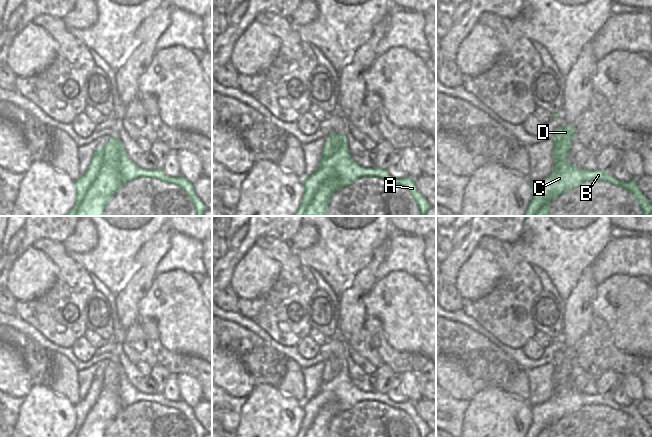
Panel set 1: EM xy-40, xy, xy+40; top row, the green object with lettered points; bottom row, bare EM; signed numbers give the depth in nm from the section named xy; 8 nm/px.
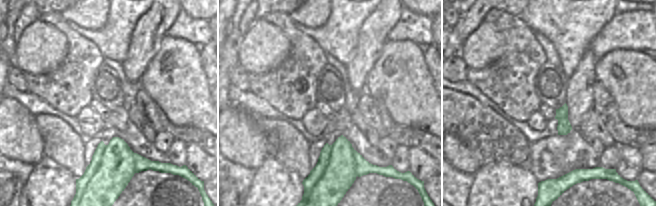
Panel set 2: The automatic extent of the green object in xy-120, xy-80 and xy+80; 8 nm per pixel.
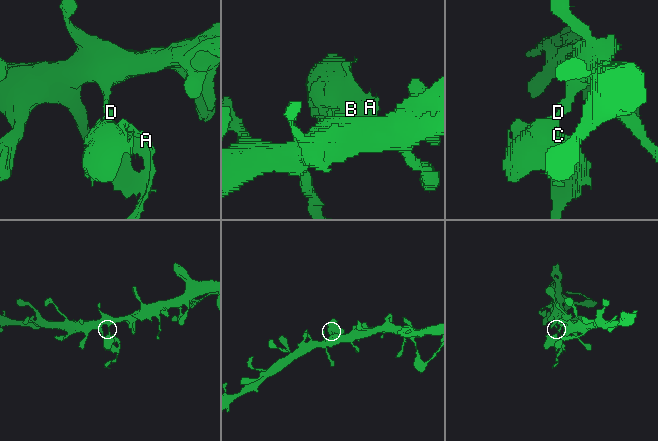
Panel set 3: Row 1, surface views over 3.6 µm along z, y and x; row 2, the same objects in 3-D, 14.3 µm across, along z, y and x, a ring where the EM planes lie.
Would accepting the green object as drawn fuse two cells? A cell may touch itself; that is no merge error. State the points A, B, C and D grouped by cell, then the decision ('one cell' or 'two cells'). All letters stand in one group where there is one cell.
groups A B C / D; two cells

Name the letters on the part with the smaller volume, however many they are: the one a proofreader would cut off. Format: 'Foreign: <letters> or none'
Foreign: A, B, C

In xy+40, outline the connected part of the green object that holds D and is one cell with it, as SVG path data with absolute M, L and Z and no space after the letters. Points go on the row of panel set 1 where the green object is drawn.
M561 126L554 131L551 138L554 142L554 149L552 155L554 162L559 160L566 160L568 151L572 145L572 137L576 136L576 130L573 126Z

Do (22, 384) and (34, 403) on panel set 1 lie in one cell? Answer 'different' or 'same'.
different

